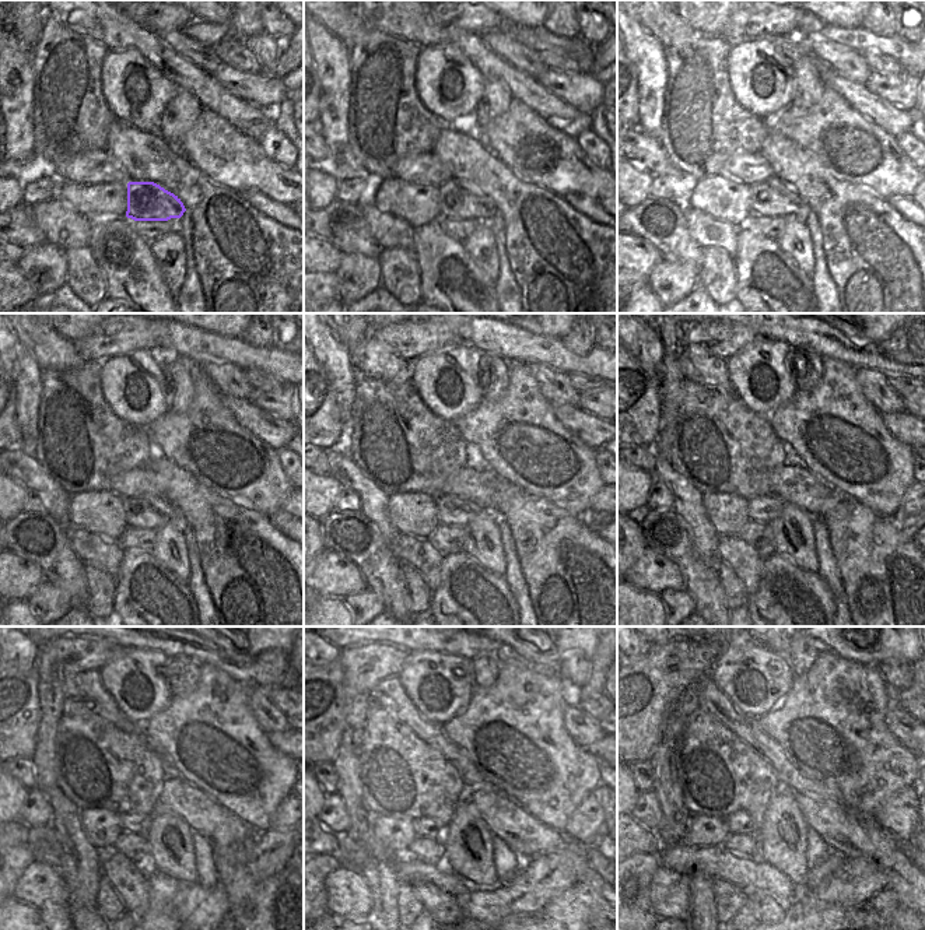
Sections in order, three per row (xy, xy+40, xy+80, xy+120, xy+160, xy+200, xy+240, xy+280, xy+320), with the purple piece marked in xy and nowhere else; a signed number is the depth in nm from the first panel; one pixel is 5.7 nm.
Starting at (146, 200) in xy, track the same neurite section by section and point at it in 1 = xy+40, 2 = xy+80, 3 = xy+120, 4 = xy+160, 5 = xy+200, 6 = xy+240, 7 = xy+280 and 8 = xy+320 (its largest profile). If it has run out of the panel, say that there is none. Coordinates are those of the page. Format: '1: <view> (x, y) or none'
1: xy+40 (456, 199)
2: xy+80 (771, 197)
3: xy+120 (146, 511)
4: xy+160 (451, 509)
5: xy+200 (764, 509)
6: xy+240 (130, 823)
7: xy+280 (428, 827)
8: xy+320 (738, 823)

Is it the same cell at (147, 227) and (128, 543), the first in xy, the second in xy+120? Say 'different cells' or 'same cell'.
same cell

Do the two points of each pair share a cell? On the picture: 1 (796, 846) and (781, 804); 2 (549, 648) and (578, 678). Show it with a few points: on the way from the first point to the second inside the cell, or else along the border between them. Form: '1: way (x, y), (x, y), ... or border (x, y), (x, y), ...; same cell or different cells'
1: way (787, 836), (784, 814); same cell
2: border (591, 656), (582, 652), (570, 652), (557, 664); different cells

